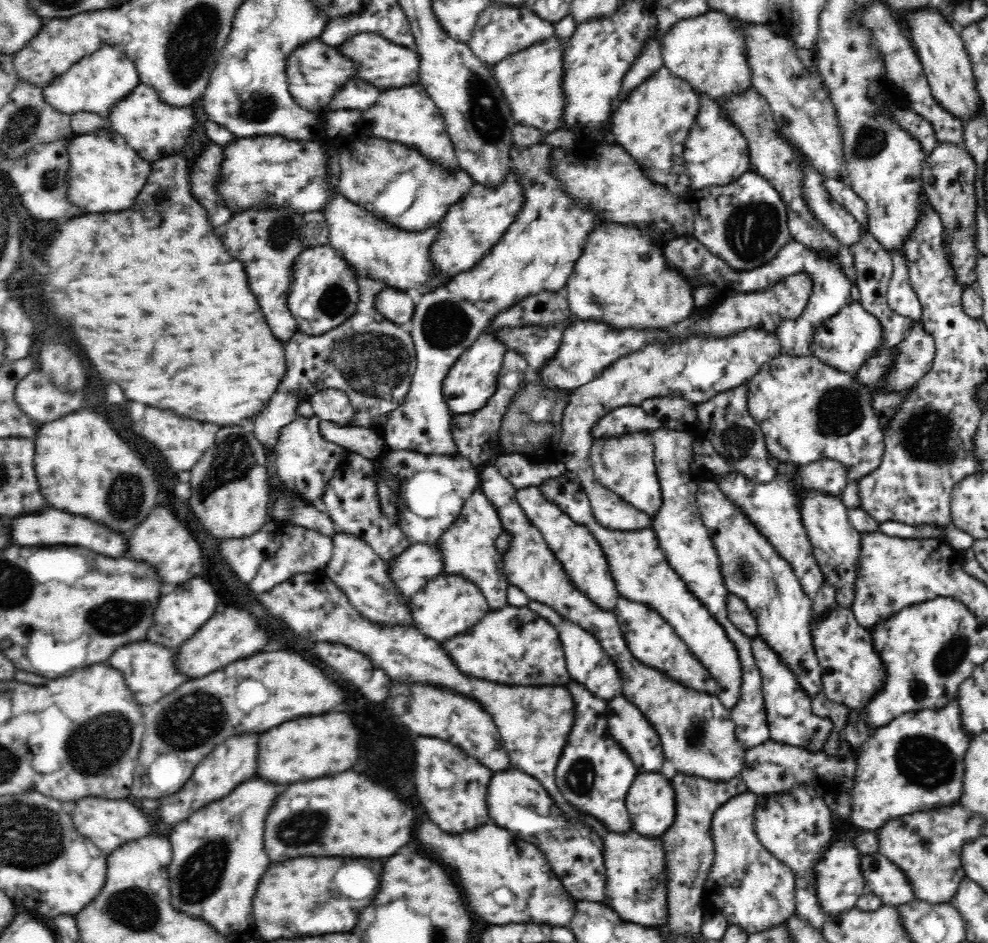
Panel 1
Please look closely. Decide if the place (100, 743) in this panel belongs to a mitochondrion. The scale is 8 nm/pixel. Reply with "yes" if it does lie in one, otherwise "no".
yes

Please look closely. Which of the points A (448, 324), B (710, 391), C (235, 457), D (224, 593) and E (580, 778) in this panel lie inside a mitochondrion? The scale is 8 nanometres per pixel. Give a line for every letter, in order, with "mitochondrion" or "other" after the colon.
A: mitochondrion
B: other
C: mitochondrion
D: other
E: mitochondrion

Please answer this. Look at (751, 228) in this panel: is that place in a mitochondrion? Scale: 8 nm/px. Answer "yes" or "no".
yes

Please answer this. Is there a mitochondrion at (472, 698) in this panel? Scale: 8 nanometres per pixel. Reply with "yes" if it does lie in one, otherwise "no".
no

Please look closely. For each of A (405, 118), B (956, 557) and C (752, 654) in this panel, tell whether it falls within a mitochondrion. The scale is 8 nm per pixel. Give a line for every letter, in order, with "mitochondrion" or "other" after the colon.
A: other
B: other
C: other

